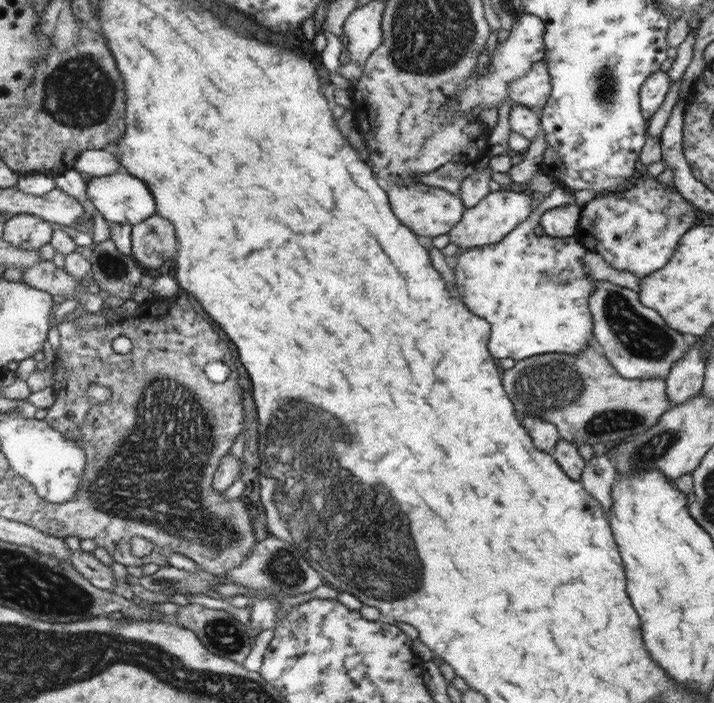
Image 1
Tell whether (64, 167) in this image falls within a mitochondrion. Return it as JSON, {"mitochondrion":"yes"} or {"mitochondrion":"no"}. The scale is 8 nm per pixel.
{"mitochondrion":"no"}

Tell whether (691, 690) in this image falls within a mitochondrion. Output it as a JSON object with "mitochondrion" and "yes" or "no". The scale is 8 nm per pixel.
{"mitochondrion":"no"}

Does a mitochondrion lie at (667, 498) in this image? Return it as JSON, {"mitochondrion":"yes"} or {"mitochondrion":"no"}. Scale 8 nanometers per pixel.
{"mitochondrion":"no"}

